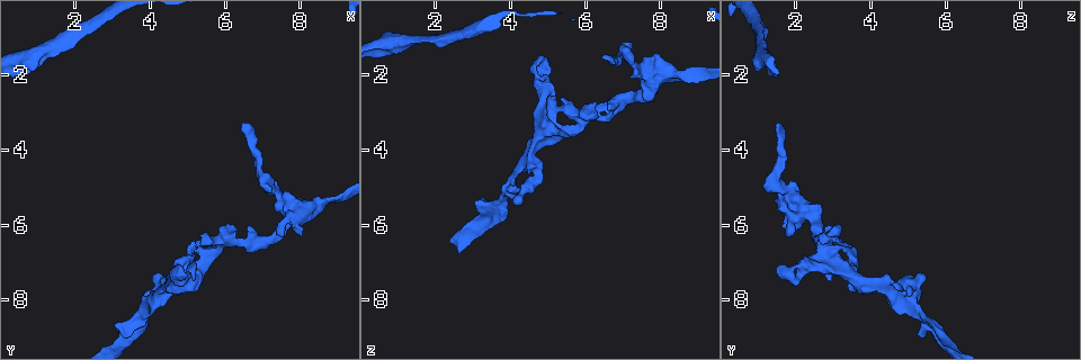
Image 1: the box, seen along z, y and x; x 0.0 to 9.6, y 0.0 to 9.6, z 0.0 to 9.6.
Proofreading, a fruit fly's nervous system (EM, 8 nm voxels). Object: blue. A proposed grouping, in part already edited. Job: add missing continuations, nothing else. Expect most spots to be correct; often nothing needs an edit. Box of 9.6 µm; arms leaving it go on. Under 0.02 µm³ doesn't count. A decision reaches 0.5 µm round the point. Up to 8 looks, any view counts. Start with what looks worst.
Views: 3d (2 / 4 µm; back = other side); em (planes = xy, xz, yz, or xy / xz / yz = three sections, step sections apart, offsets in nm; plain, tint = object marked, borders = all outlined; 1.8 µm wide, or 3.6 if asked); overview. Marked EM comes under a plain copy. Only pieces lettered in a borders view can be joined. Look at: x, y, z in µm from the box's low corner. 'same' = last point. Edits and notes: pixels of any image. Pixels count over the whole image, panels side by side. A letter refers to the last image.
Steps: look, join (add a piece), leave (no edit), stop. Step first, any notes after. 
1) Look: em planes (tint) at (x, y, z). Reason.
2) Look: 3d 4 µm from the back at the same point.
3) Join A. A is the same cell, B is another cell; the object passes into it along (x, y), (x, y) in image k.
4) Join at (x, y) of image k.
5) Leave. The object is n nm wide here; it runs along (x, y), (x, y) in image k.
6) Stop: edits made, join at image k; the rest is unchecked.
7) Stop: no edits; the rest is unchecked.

Look: em planes (borders) at (4.80, 7.05, 1.60). An open end.

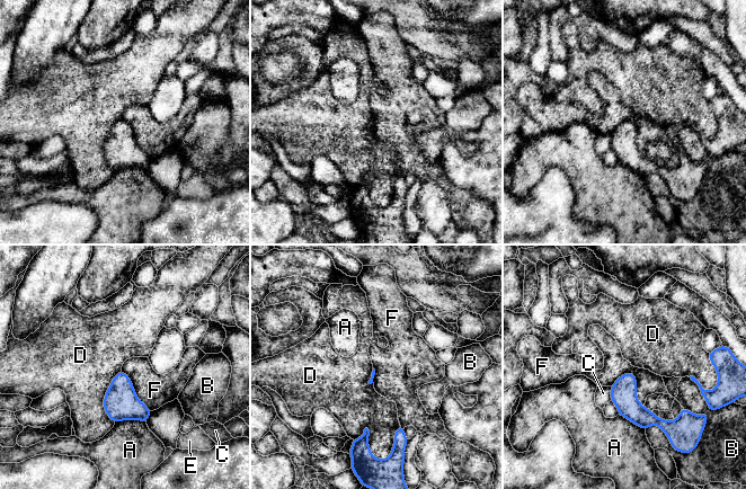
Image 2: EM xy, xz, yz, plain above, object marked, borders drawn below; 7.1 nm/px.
Leave. A, B, C, D, E and F are other cells; a border runs along (621, 374), (636, 378), (644, 406) in image 2; no lettered piece goes on from it.

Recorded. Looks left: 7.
Look: em planes (borders) at (3.15, 8.90, 5.70). Branch stops here.

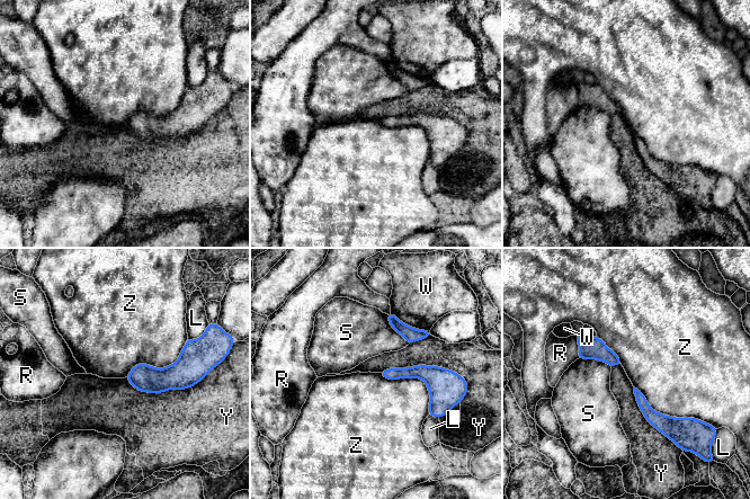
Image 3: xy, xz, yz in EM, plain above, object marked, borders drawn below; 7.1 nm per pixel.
Leave. L, R, S, W, Y and Z are other cells; none of them fits.

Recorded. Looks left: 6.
Look: 3d 2 µm at (6.50, 3.25, 1.55). Long arm stops here.

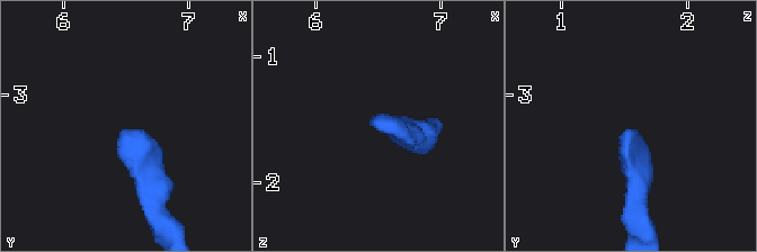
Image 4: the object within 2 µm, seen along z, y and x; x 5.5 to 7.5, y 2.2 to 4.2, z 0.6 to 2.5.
Look: em planes (borders) at (6.50, 3.30, 1.52).

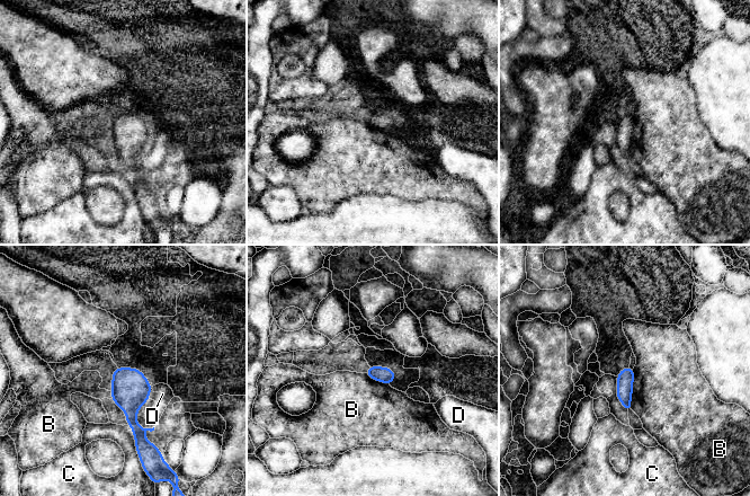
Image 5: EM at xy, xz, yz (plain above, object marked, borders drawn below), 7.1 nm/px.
Leave. The object is 110 nm wide here; B, C and D are other cells; no lettered piece goes on from it.

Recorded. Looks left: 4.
Stop: no edits; the rest is unchecked.

